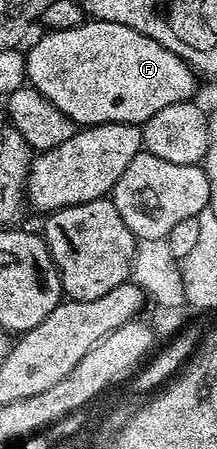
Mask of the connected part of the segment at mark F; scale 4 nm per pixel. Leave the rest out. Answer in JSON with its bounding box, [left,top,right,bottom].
[25,19,197,127]

